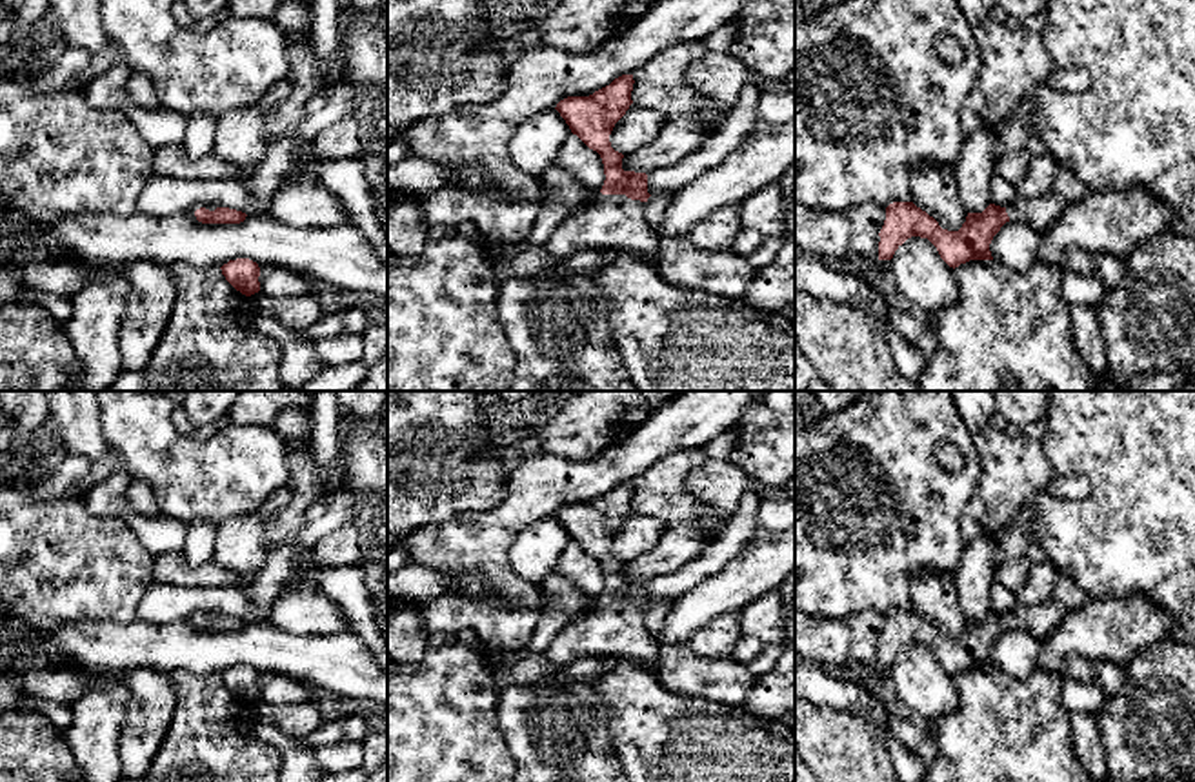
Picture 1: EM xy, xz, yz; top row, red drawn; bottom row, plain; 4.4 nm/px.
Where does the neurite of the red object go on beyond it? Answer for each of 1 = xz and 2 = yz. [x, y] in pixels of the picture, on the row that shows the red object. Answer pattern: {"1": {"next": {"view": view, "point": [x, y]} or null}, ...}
{"1": {"next": {"view": "xz", "point": [615, 222]}}, "2": {"next": {"view": "yz", "point": [1041, 213]}}}

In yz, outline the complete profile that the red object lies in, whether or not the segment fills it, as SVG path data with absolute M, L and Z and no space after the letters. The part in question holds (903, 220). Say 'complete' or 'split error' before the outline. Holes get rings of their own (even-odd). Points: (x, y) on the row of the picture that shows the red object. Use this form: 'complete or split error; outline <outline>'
split error; outline M1053 191L1031 200L1017 196L1006 207L989 204L982 213L968 213L959 231L948 231L913 202L893 202L879 233L879 260L891 260L911 236L928 238L953 269L969 260L993 260L989 244L1006 222L1026 222L1046 235L1066 207Z

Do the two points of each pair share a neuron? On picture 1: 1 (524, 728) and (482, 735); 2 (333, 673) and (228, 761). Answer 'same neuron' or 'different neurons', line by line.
1: different neurons
2: different neurons

